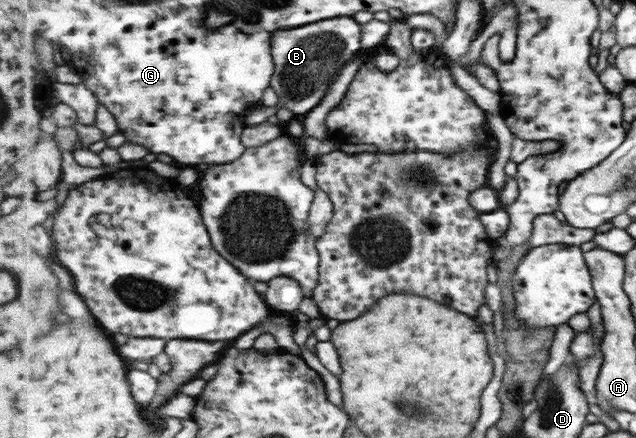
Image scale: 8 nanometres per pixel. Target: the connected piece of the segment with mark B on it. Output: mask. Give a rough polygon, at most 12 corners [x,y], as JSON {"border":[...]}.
{"border":[[353,17],[277,31],[270,84],[277,104],[310,113],[362,49]]}

